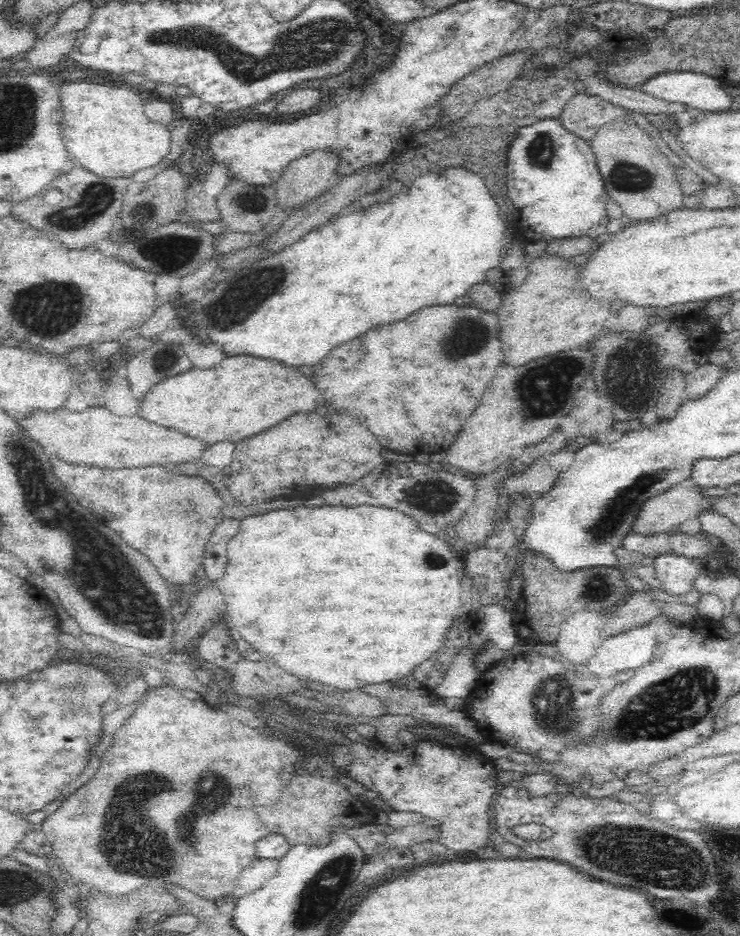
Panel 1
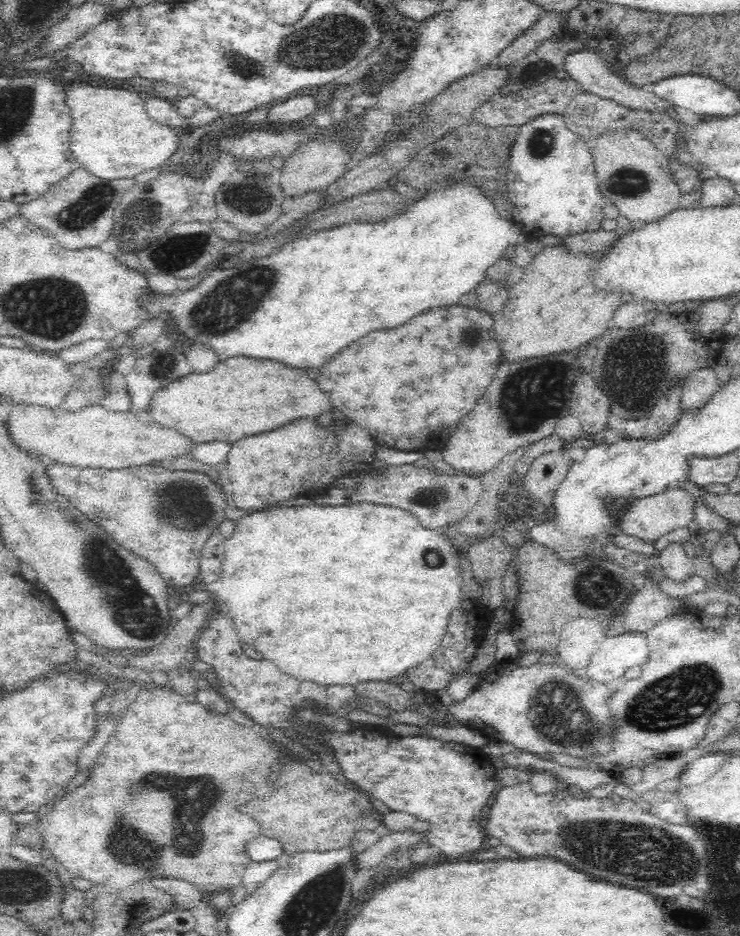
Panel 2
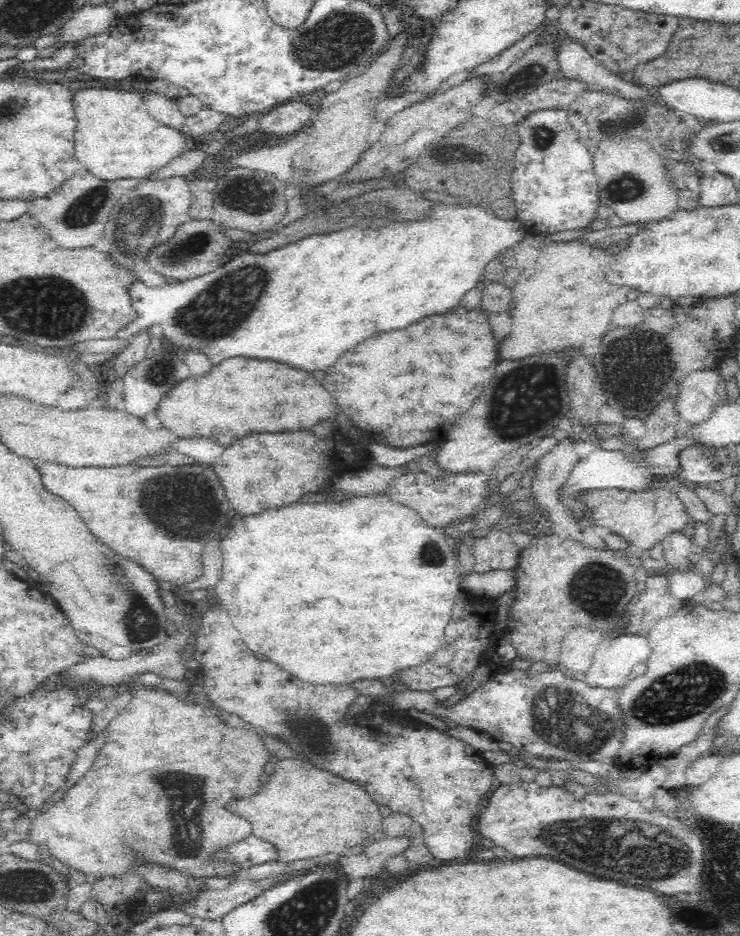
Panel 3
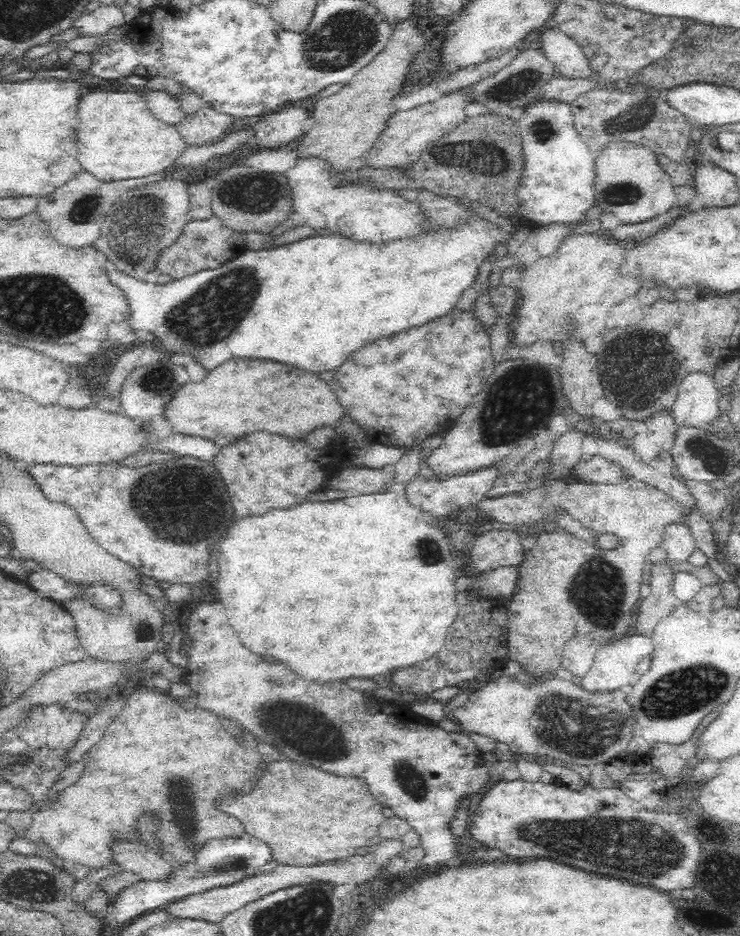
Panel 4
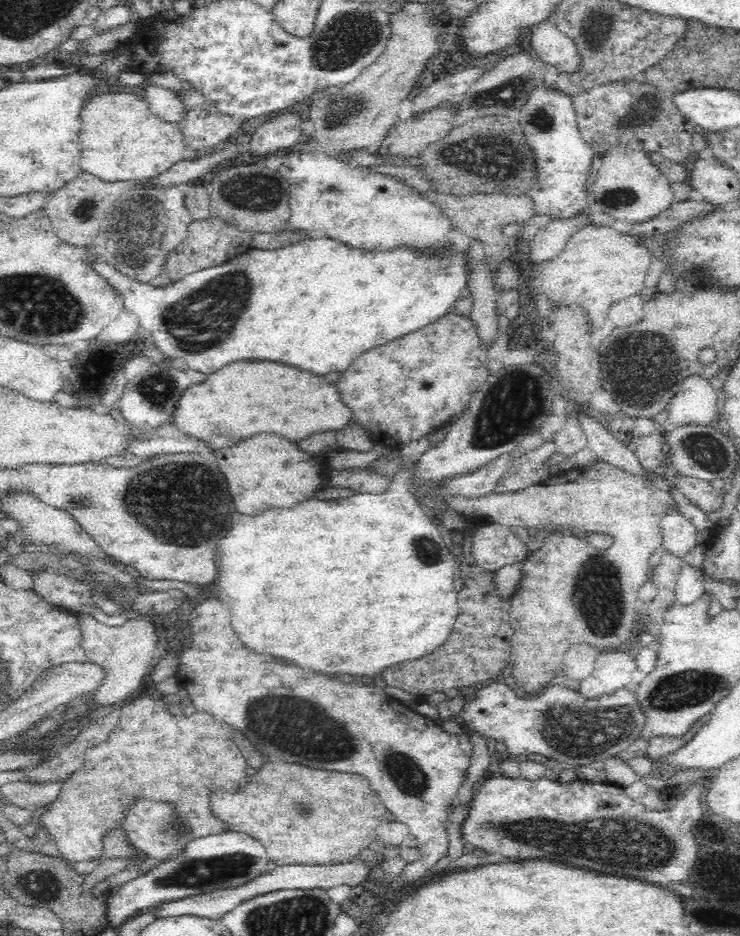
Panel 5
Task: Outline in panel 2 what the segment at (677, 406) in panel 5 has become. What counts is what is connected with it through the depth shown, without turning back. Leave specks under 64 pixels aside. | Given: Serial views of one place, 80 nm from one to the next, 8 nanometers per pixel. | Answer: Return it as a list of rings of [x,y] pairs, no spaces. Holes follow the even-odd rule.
[[[712,366],[692,372],[683,382],[682,410],[704,406],[718,390],[718,378]]]

